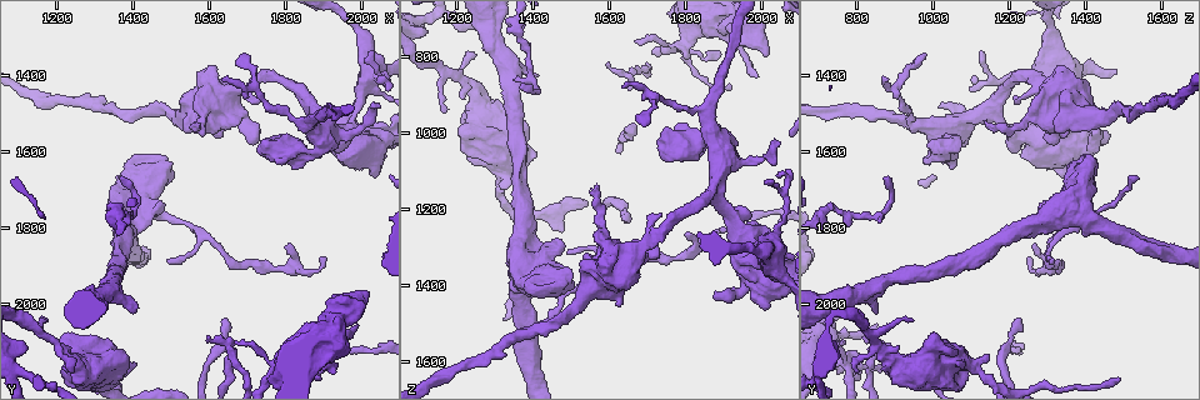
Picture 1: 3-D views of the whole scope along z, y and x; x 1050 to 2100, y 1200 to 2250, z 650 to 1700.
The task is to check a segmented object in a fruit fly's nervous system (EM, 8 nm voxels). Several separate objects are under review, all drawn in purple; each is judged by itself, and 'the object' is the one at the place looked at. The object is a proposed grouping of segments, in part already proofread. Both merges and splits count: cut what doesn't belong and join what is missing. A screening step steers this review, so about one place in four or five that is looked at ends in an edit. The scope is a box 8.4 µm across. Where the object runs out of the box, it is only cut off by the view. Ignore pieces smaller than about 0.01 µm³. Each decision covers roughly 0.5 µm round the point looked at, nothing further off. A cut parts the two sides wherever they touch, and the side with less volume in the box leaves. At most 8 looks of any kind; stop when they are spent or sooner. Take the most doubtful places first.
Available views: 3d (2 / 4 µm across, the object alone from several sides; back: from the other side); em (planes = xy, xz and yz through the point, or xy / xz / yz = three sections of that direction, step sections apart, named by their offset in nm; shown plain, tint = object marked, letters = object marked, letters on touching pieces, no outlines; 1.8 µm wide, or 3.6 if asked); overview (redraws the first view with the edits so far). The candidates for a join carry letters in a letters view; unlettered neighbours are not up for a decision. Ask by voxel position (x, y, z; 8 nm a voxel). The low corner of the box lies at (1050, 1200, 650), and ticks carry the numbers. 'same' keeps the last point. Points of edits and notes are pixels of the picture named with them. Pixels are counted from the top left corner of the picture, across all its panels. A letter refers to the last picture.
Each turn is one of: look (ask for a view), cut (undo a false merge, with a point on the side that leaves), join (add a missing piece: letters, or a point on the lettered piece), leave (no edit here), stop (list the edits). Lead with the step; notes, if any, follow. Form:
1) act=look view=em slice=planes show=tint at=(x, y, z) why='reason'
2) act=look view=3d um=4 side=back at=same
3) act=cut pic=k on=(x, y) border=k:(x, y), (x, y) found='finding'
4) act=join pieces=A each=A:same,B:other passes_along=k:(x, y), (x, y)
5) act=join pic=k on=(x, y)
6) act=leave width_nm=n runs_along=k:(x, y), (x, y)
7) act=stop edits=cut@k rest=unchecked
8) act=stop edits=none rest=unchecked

act=look view=em slice=xy step=8 show=tint at=(2005, 1550, 1460) why='stops while still wide'

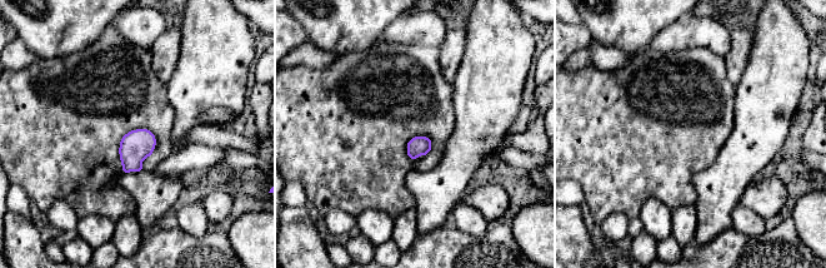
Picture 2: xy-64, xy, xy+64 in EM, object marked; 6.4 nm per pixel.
act=look view=em slice=planes show=letters at=same why='cut it another way'

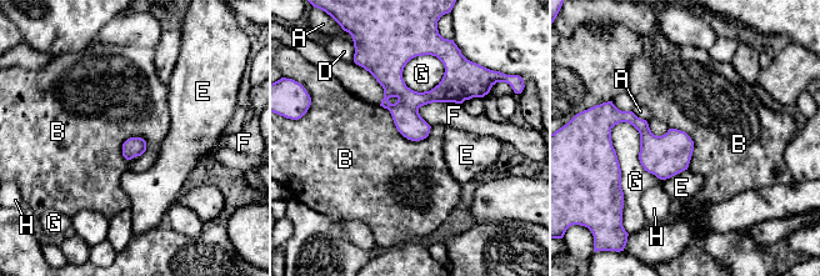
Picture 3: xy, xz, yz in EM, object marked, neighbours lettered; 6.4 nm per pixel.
act=leave each=A:other,B:other,D:other,E:other,F:other,G:other,H:other border=3:(379, 105), (408, 139), (429, 135) found='no lettered piece goes on from it'

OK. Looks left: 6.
act=look view=3d um=4 at=(1815, 2145, 745) why='thick turns thin'

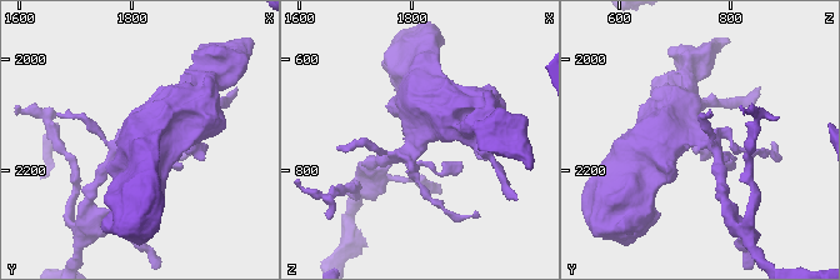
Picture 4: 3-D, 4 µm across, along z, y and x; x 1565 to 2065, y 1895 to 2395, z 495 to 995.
act=look view=em slice=planes show=letters at=(1810, 2135, 745)

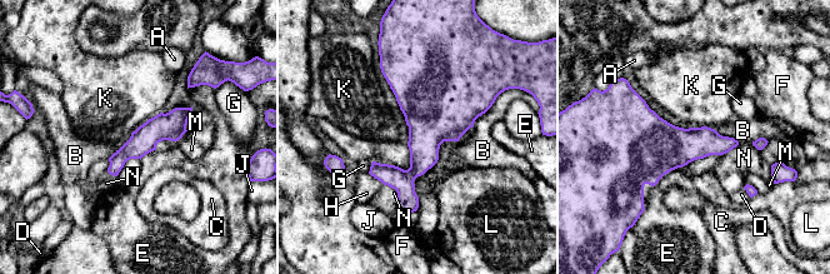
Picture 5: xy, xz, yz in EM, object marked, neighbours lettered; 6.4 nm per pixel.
act=leave width_nm=170 each=A:other,B:other,C:other,D:other,E:other,F:other,G:other,H:other,J:other,K:other,L:other,M:other,N:other runs_along=5:(188, 110), (111, 170) found='one cell here'

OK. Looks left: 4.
act=look view=em slice=yz step=16 show=tint at=(1215, 2120, 865)

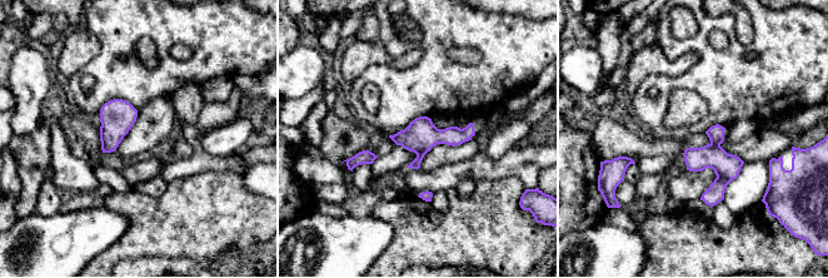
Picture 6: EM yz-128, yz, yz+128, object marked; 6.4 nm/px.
act=look view=em slice=xz step=16 show=letters at=same

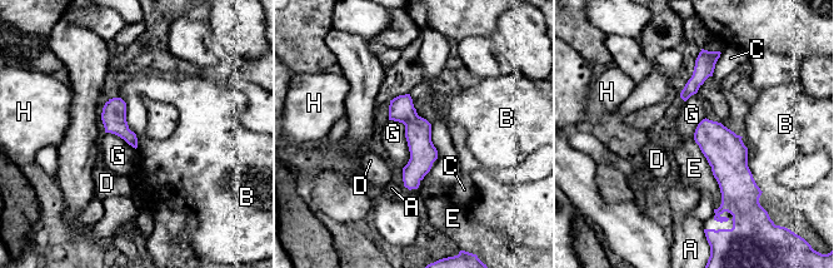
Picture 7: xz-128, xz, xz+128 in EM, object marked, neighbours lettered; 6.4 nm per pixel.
act=leave longest_contact=E:480nm each=A:other,B:other,C:other,D:other,E:other,G:other,H:other border=7:(389, 119), (404, 125), (401, 168) found='continuous, no second cell'

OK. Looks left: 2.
act=stop edits=none rest=unchecked

